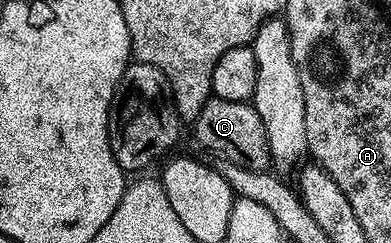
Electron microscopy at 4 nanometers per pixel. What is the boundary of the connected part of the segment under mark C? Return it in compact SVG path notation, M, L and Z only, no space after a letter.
M212 98L193 121L193 128L195 128L195 136L199 139L200 146L216 152L219 156L224 156L222 159L226 163L245 166L245 170L258 172L266 172L272 167L267 131L257 110L250 103Z

